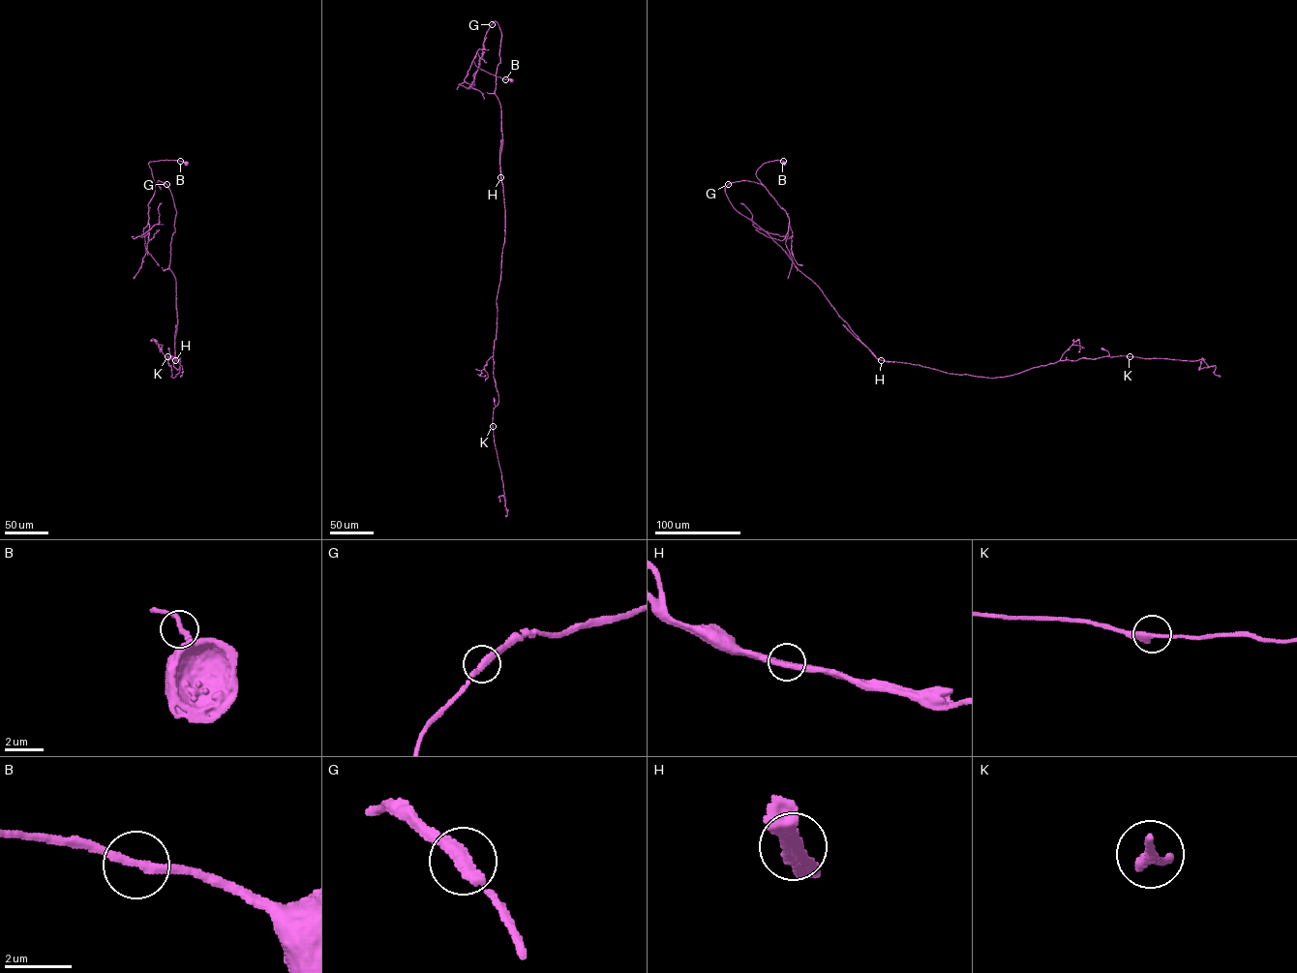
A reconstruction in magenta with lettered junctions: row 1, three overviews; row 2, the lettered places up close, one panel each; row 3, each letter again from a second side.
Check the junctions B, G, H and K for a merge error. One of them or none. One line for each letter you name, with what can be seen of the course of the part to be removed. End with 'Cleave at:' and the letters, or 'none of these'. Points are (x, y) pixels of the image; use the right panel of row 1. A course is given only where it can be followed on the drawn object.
H: Course of the part to remove: (881, 360), (843, 324)
Cleave at: H

